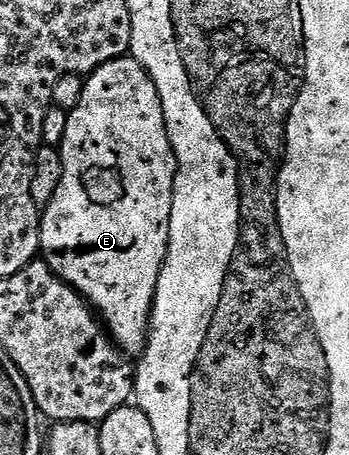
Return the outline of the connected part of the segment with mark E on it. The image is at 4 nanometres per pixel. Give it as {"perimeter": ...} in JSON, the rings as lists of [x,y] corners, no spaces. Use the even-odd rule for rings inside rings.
{"perimeter":[[[126,56],[111,59],[85,78],[83,96],[77,107],[68,111],[68,116],[67,132],[59,147],[63,160],[63,180],[59,180],[59,188],[55,188],[55,196],[51,196],[51,200],[43,208],[40,257],[52,268],[54,274],[59,275],[68,286],[79,291],[81,297],[93,307],[114,343],[124,350],[126,355],[137,356],[144,351],[145,341],[149,339],[149,318],[153,315],[153,301],[159,284],[159,272],[165,263],[171,232],[171,200],[175,188],[177,161],[175,152],[171,148],[171,140],[167,136],[163,104],[159,100],[159,92],[151,76],[132,56]]]}

